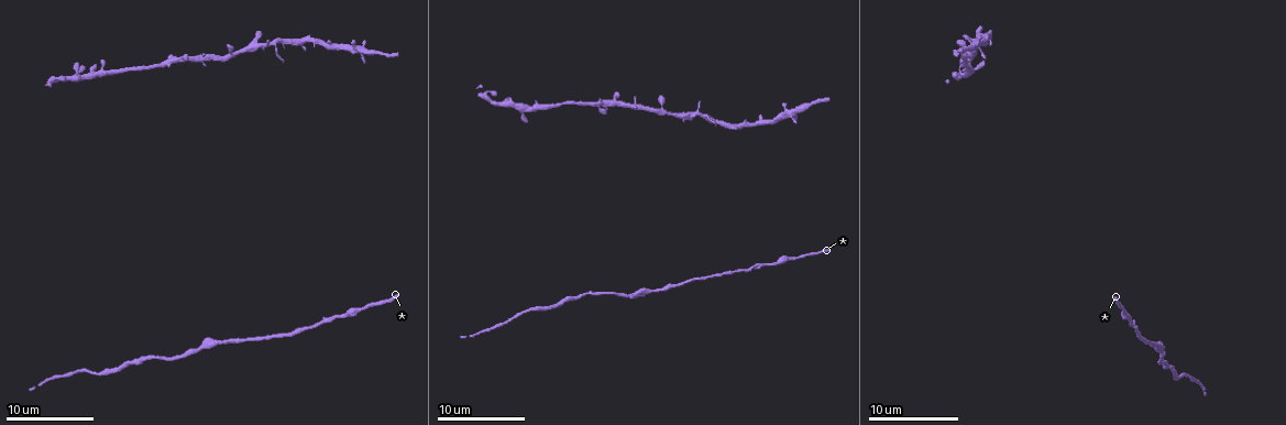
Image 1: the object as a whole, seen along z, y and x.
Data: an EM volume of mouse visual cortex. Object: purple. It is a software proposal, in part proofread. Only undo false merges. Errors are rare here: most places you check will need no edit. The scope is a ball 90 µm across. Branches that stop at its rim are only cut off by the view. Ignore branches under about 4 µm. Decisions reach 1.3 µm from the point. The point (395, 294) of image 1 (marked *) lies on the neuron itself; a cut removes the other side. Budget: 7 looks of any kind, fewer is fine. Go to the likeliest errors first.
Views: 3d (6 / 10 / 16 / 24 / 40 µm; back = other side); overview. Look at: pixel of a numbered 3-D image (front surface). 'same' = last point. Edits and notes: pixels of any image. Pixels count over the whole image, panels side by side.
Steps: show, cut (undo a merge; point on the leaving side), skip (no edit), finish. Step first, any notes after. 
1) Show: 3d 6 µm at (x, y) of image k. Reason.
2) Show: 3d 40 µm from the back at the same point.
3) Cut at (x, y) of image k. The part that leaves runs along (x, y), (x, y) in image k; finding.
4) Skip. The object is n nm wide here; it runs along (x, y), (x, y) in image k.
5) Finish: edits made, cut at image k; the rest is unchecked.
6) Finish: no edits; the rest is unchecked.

Show: 3d 6 µm at (358, 49) of image 1. Looks like a crossing.

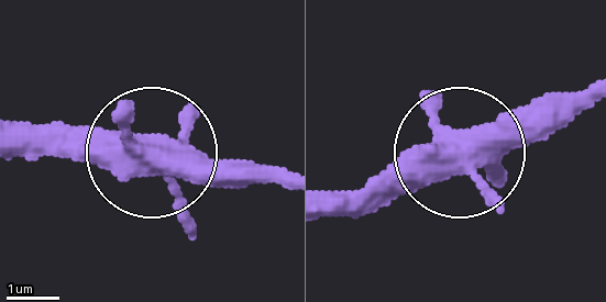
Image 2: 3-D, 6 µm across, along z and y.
Show: 3d 6 µm from the back at (162, 155) of image 2.

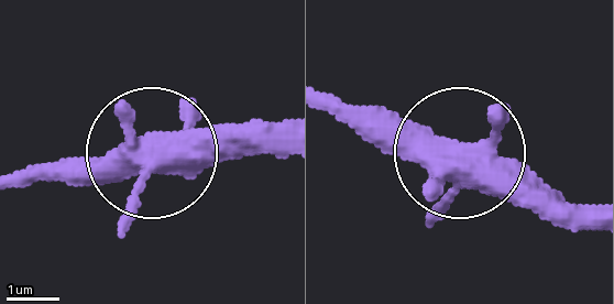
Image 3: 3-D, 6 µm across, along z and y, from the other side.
Skip. All the same neuron.

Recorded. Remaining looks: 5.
Show: 3d 16 µm at (698, 112) of image 1. Four-way junction.

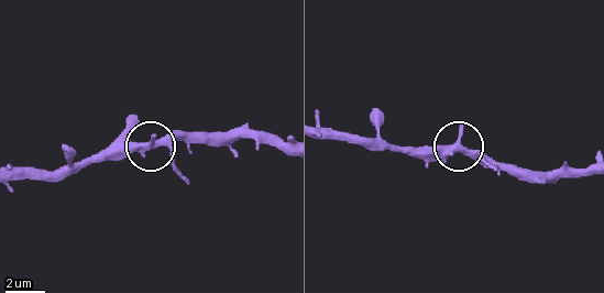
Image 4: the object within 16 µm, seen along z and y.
Skip. 4 arms meet here; one neuron here.

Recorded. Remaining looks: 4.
Show: 3d 6 µm at (595, 104) of image 1. Calibre changes.

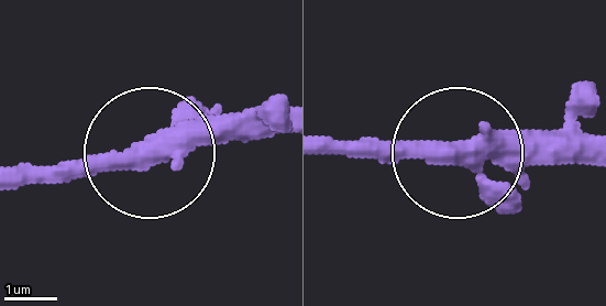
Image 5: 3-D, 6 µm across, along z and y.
Show: 3d 6 µm from the back at (141, 148) of image 5.

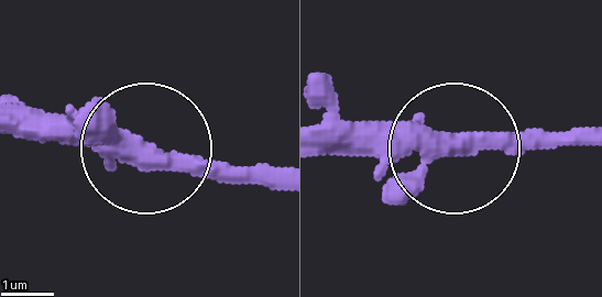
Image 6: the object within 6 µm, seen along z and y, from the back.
Skip. It runs along (327, 152), (586, 139) in image 6; one neuron here.

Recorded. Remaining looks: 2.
Show: 3d 6 µm at (200, 350) of image 1. Thick turns thin.

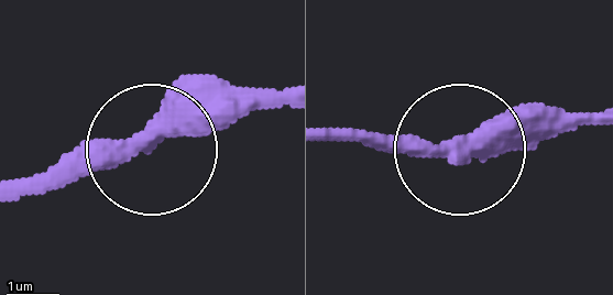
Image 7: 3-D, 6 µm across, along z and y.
Skip. It runs along (584, 113), (518, 113), (452, 153), (335, 140) in image 7; continuous, no second neuron.

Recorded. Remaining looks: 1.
Finish: no edits; the rest is unchecked.

